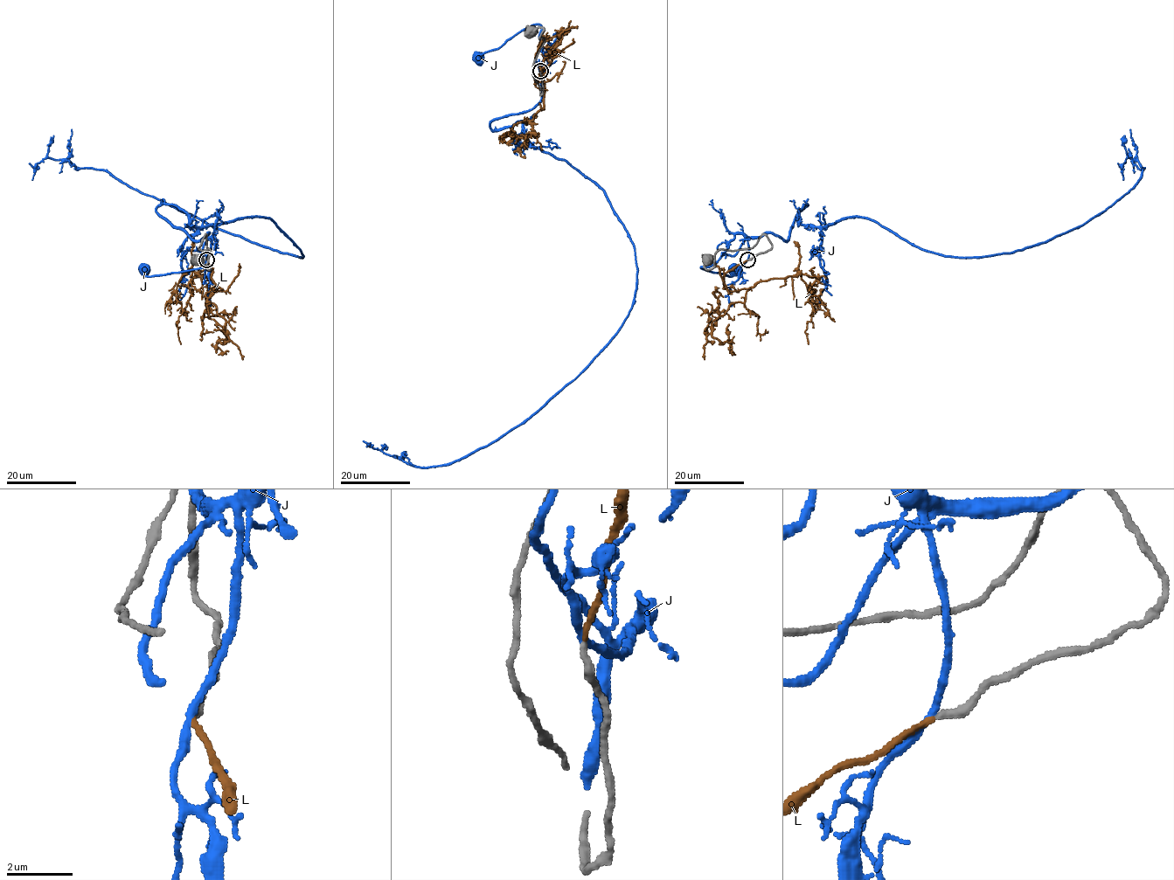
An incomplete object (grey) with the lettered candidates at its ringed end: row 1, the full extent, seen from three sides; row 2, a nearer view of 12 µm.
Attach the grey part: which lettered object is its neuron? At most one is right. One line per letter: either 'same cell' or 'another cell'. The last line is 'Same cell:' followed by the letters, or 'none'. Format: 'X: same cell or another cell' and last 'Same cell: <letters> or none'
J: another cell
L: same cell
Same cell: L

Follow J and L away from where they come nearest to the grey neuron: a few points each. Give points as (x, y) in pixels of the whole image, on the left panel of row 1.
J: (206, 259), (209, 232), (158, 206), (201, 226), (268, 217), (303, 255), (104, 170), (49, 158), (32, 180)
L: (206, 259), (222, 290), (189, 269), (182, 276), (177, 292), (181, 344)

